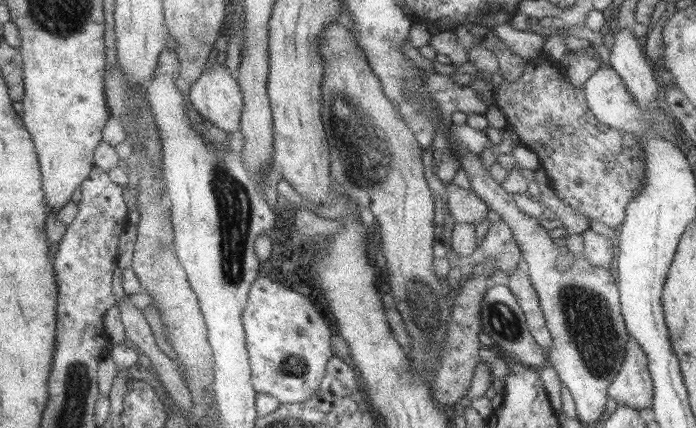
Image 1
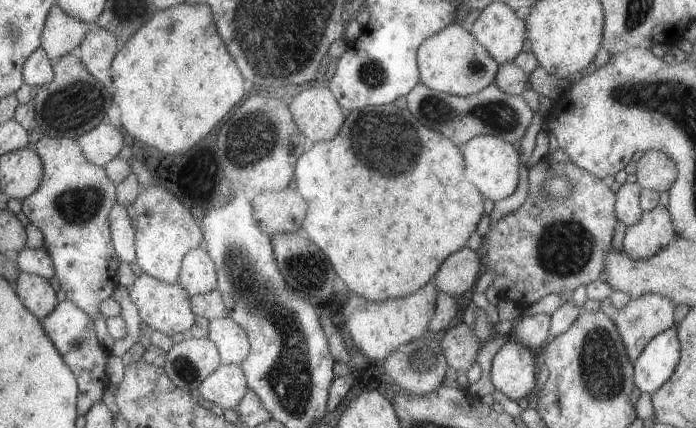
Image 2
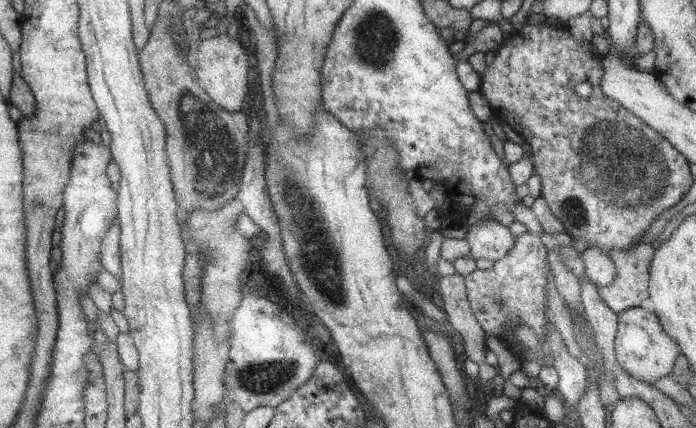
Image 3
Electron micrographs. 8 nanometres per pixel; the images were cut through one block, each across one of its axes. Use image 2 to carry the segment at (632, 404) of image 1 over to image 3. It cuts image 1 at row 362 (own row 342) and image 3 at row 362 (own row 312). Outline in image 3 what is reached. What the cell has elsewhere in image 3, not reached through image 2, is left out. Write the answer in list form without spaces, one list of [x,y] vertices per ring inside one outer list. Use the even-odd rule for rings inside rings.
[[[640,307],[628,308],[619,314],[618,332],[615,337],[615,355],[621,368],[630,376],[652,384],[658,378],[672,375],[676,358],[680,356],[678,343],[664,333],[659,318]]]

